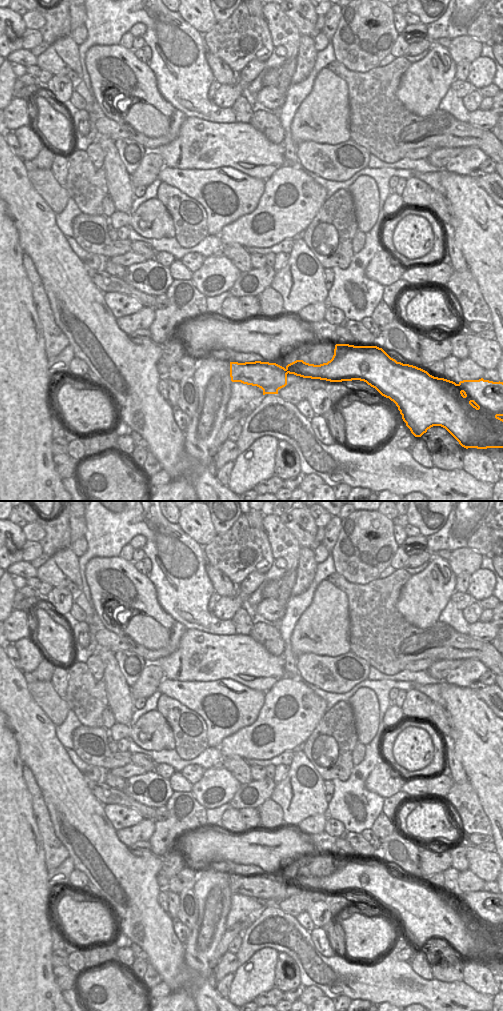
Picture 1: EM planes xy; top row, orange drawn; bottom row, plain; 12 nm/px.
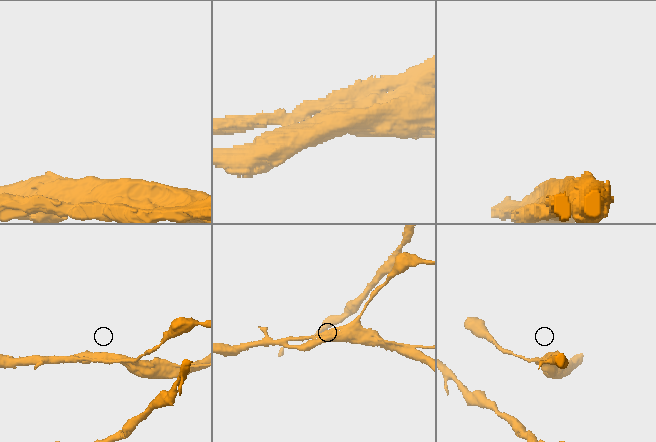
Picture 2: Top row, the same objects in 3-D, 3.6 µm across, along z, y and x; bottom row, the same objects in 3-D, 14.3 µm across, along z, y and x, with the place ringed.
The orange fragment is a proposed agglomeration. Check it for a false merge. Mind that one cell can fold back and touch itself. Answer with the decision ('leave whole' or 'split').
leave whole

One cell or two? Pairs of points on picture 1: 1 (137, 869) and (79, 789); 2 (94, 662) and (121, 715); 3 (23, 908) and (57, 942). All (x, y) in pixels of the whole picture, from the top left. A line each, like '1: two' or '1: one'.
1: one
2: two
3: two

